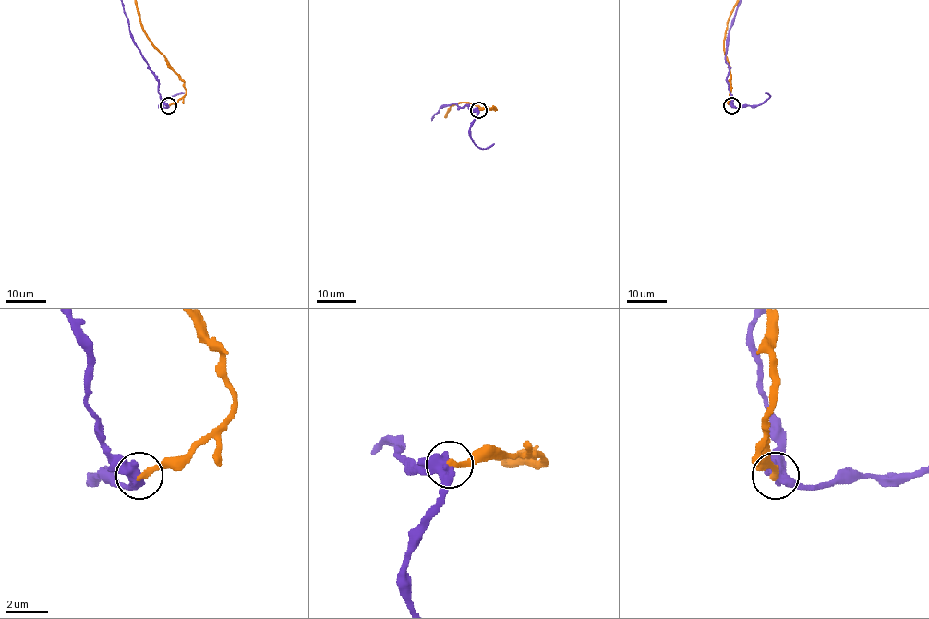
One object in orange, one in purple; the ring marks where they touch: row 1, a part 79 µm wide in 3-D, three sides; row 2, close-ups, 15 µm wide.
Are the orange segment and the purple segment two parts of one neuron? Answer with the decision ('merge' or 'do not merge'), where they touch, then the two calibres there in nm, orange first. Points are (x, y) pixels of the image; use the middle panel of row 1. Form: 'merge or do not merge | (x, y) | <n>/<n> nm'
do not merge | (478, 110) | 320/500 nm

